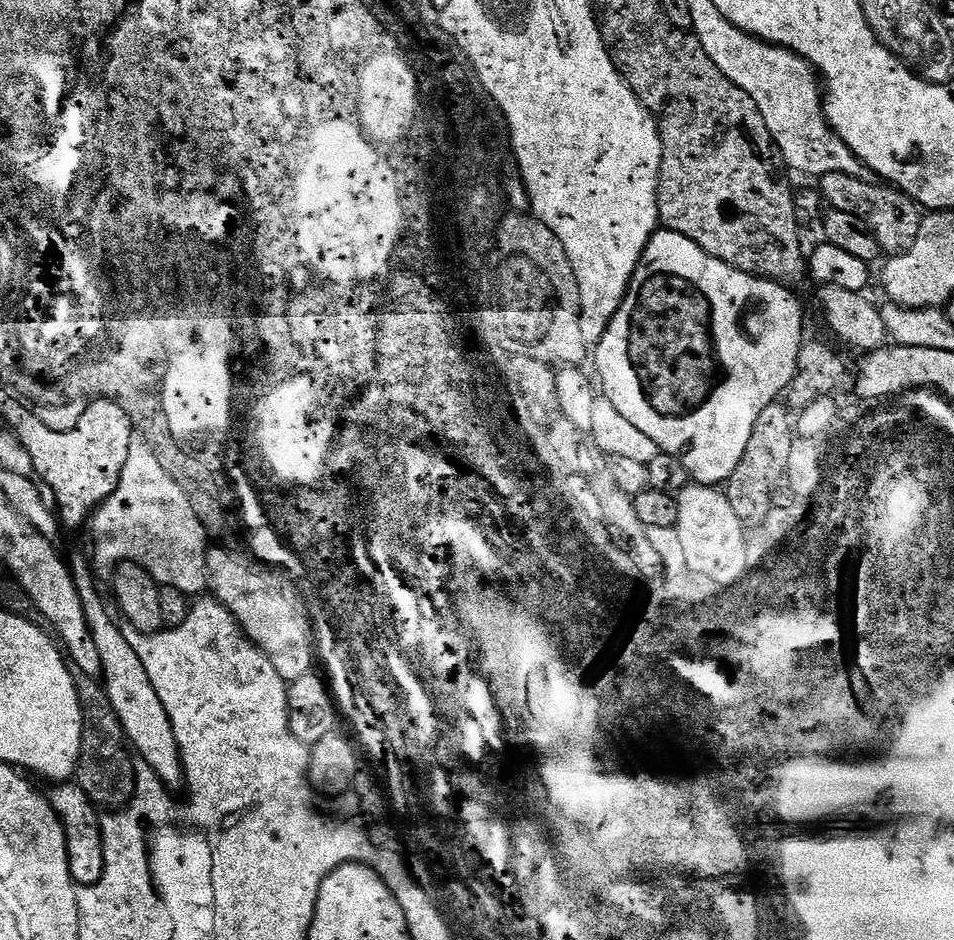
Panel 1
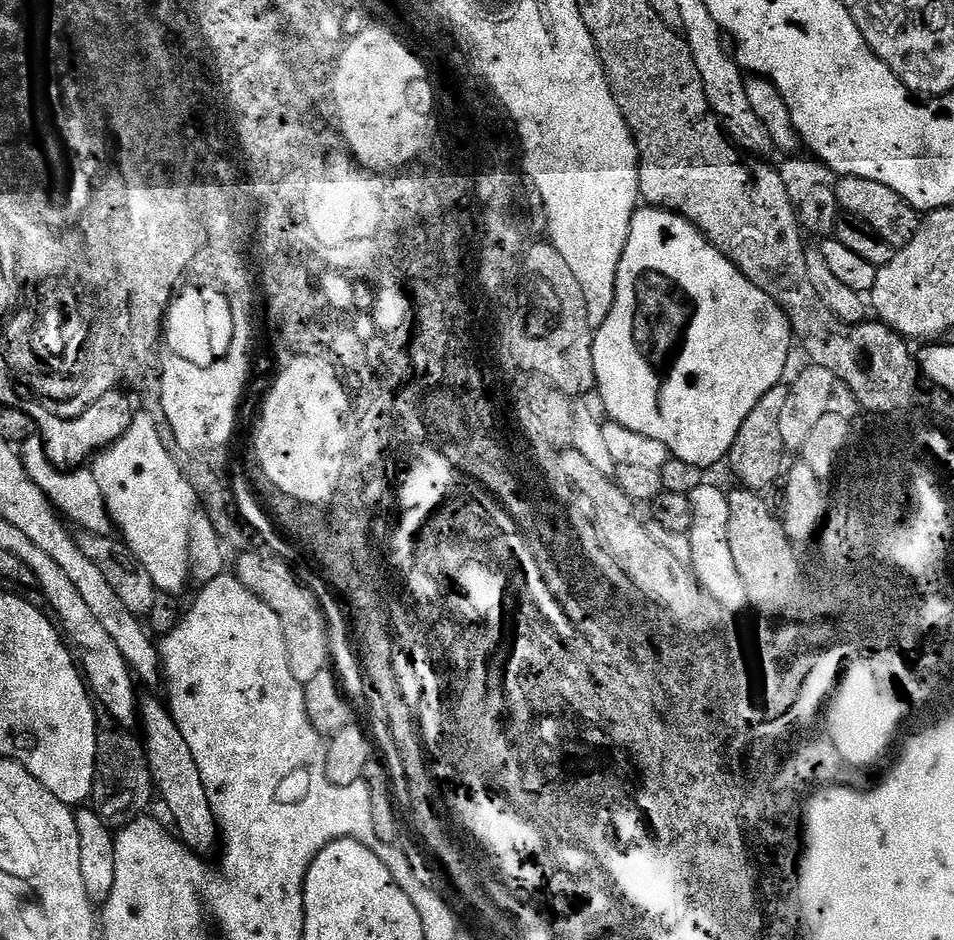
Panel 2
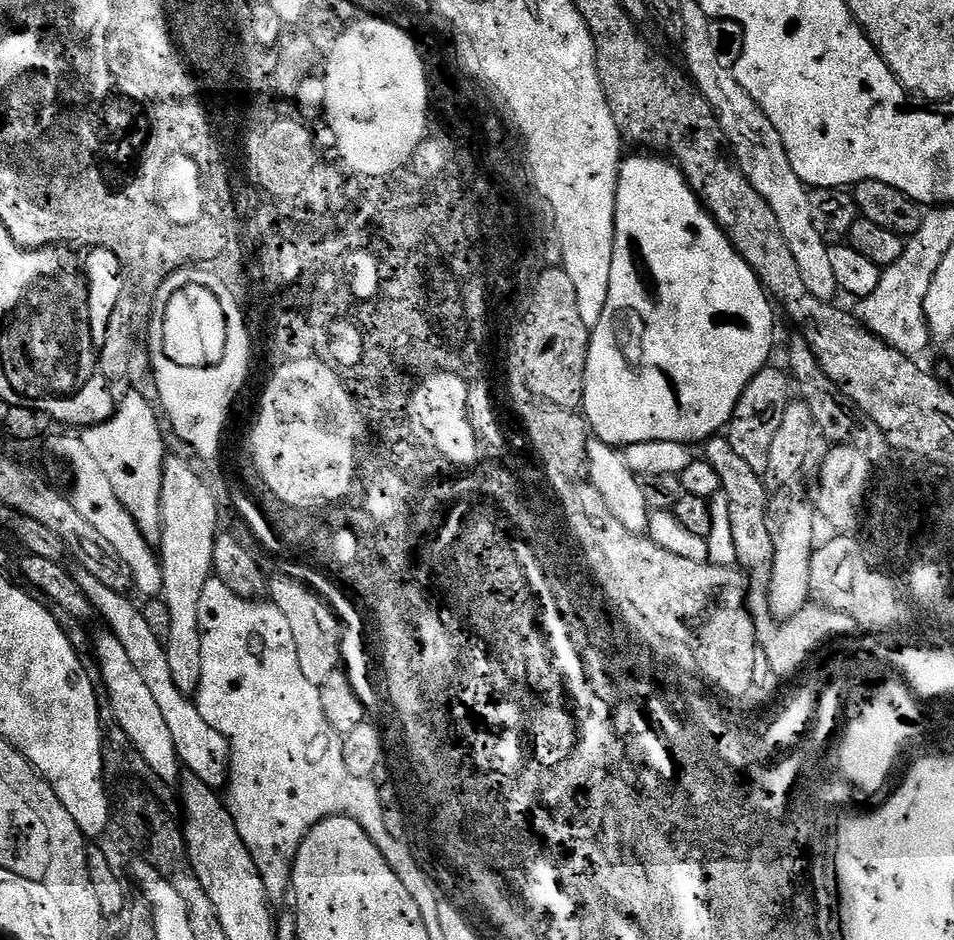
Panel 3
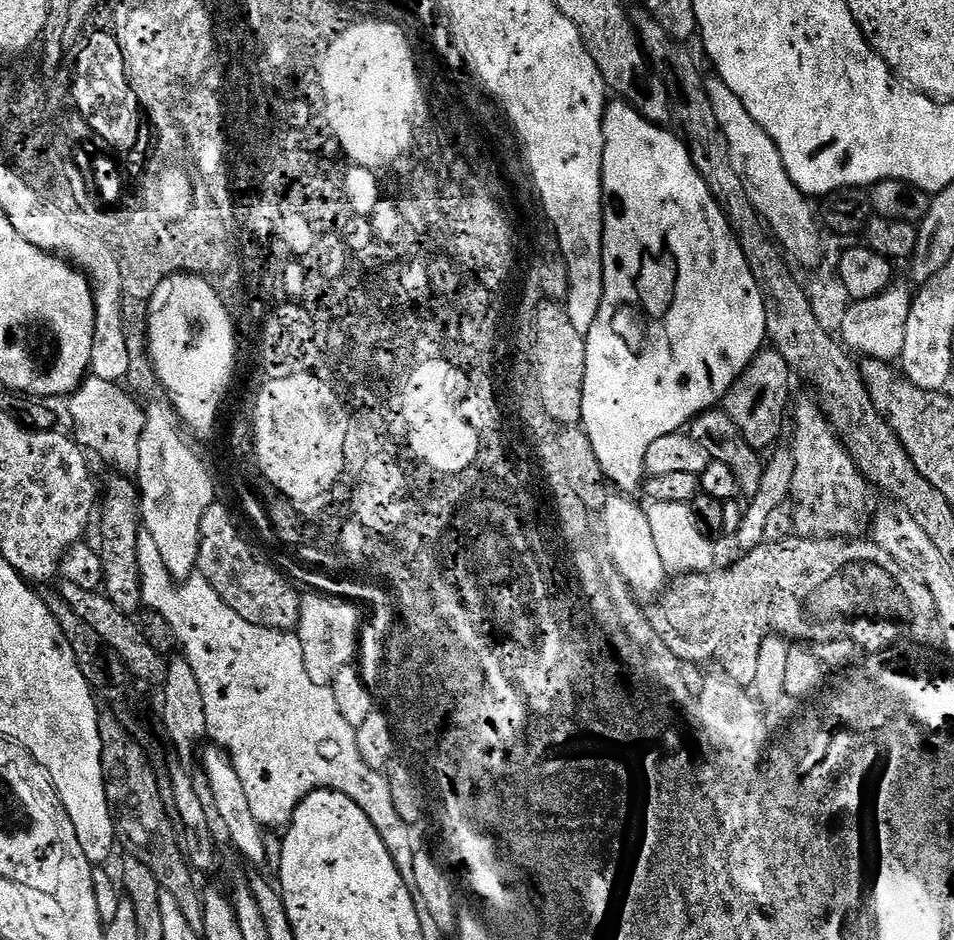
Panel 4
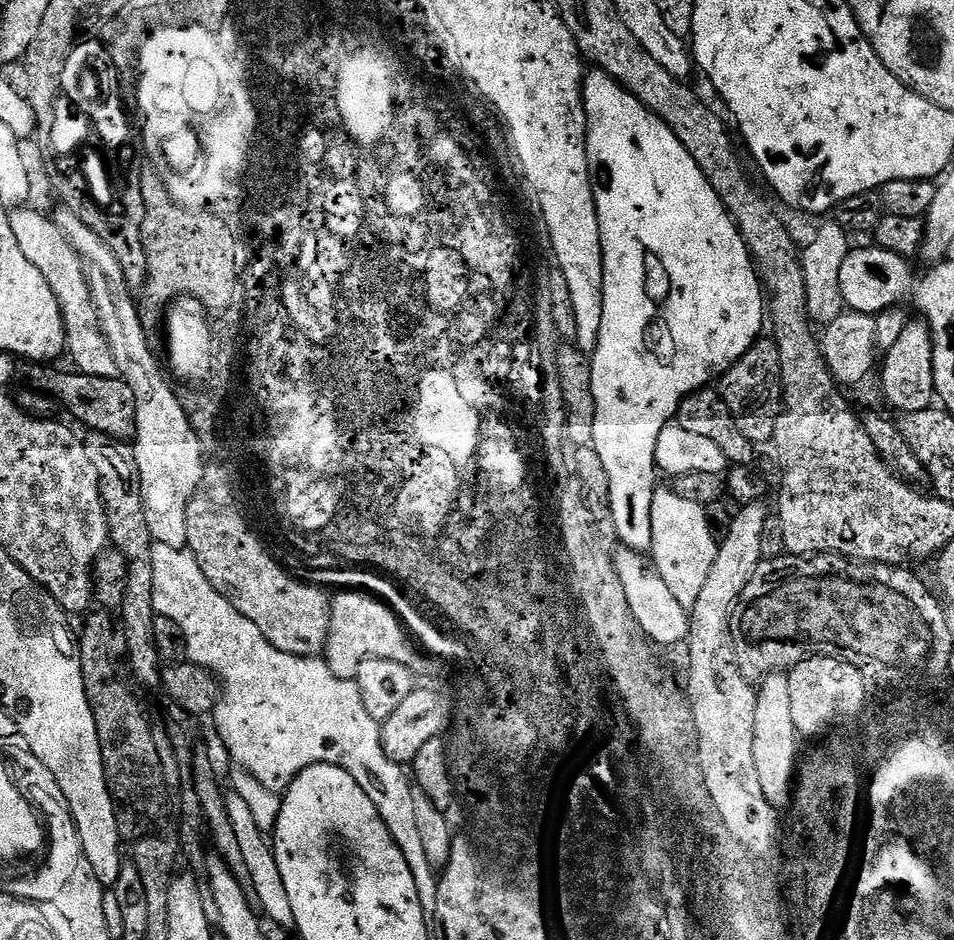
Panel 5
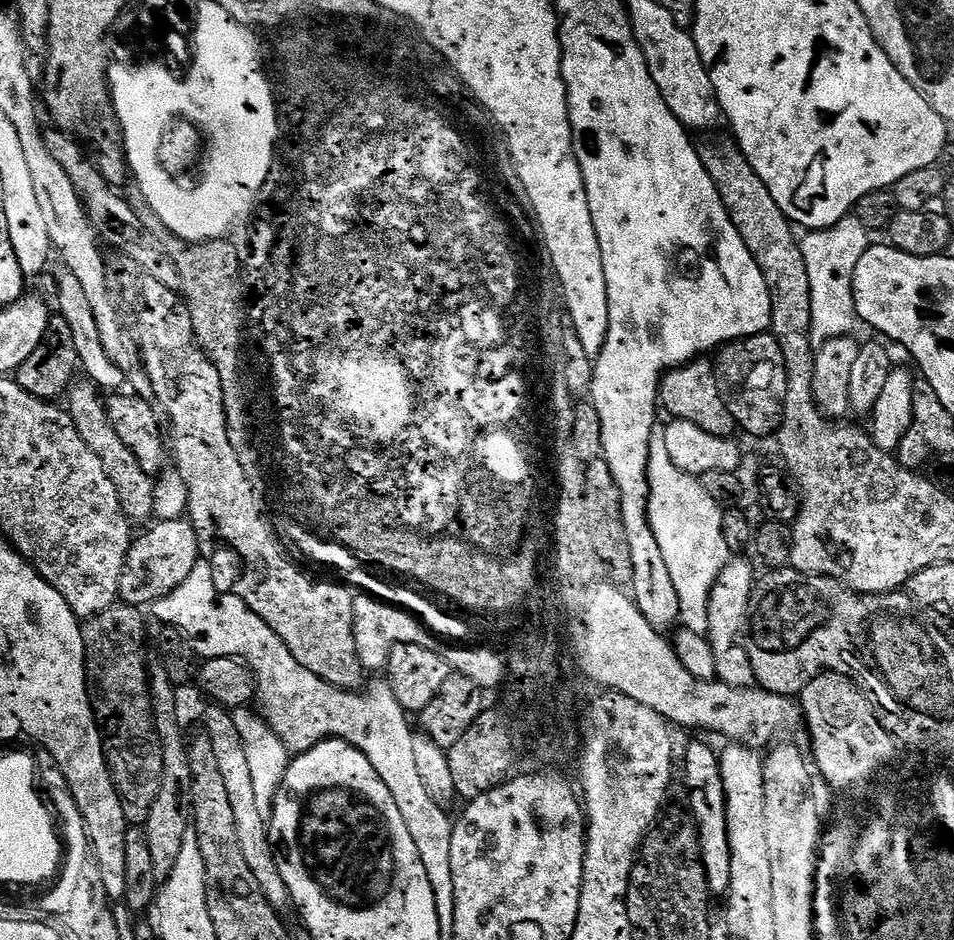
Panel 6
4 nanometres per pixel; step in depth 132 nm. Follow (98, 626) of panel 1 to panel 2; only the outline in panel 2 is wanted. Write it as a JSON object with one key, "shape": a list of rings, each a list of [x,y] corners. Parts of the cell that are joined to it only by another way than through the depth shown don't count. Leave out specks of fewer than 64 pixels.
{"shape":[[[155,695],[141,699],[138,704],[138,728],[144,731],[142,743],[148,759],[148,769],[152,775],[155,791],[164,799],[176,828],[180,831],[179,839],[185,848],[193,854],[204,854],[218,844],[216,819],[210,810],[210,798],[206,798],[206,786],[202,786],[202,774],[198,774],[198,762],[182,738],[182,730],[174,722],[167,703],[155,700]]]}

